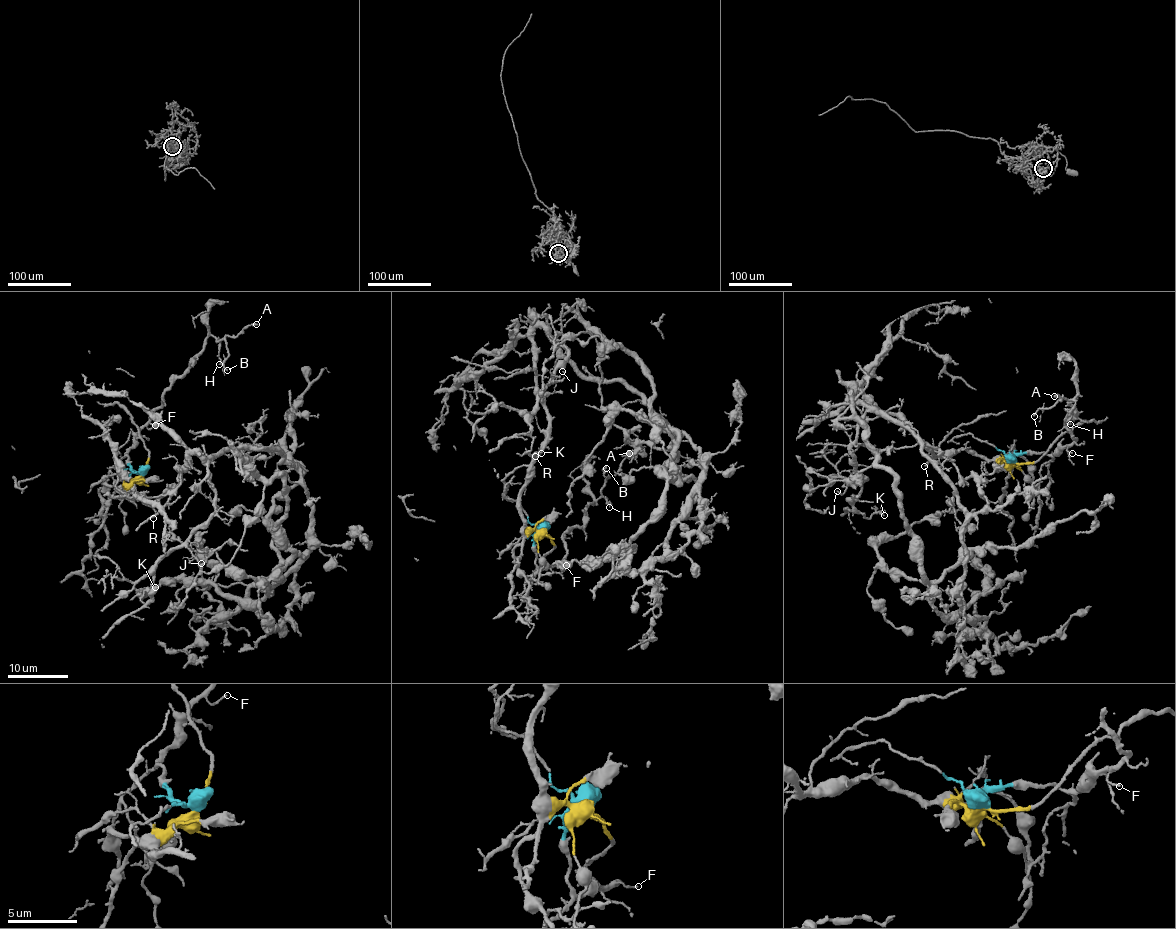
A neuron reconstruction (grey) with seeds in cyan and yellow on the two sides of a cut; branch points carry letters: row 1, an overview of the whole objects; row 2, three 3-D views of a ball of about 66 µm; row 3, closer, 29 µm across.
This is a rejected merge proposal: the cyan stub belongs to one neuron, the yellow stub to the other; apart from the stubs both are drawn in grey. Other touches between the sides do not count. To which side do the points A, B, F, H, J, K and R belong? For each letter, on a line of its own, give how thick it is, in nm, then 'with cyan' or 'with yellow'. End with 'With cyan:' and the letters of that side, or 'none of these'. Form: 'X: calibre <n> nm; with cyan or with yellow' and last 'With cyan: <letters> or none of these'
A: calibre 260 nm; with cyan
B: calibre 170 nm; with cyan
F: calibre 110 nm; with cyan
H: calibre 90 nm; with cyan
J: calibre 120 nm; with yellow
K: calibre 190 nm; with yellow
R: calibre 130 nm; with yellow
With cyan: A, B, F, H

